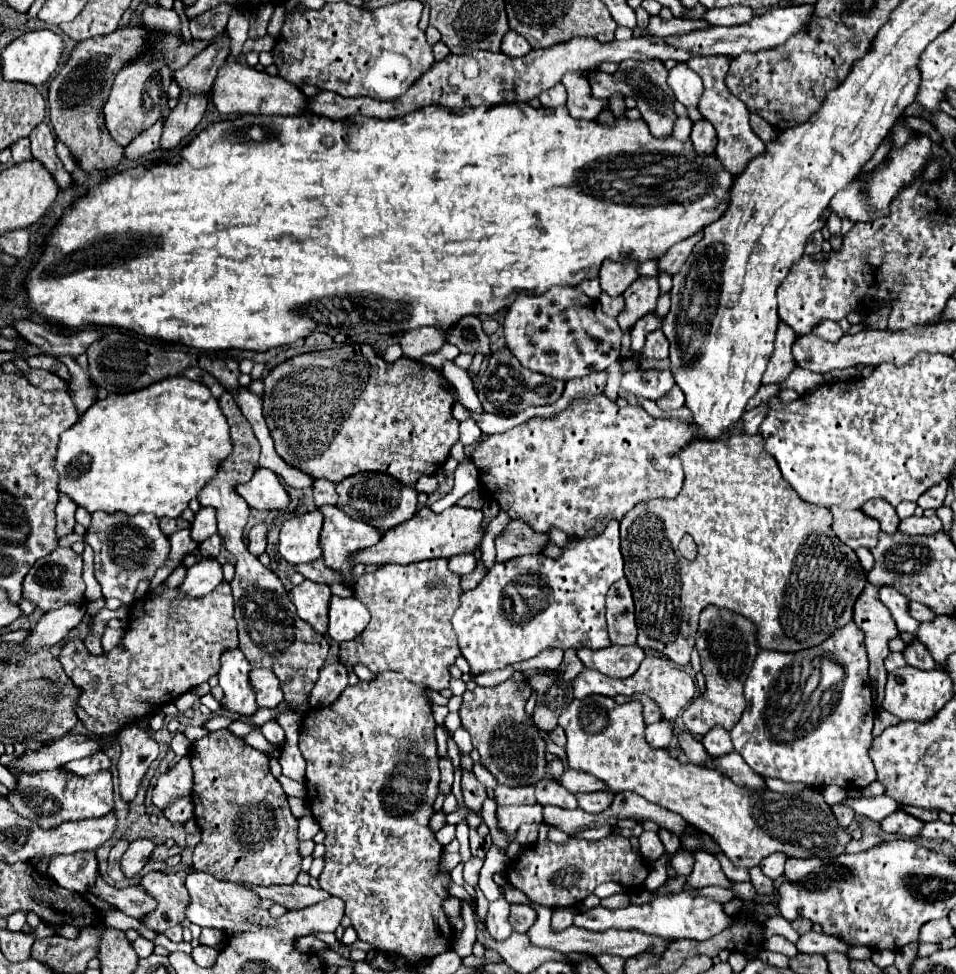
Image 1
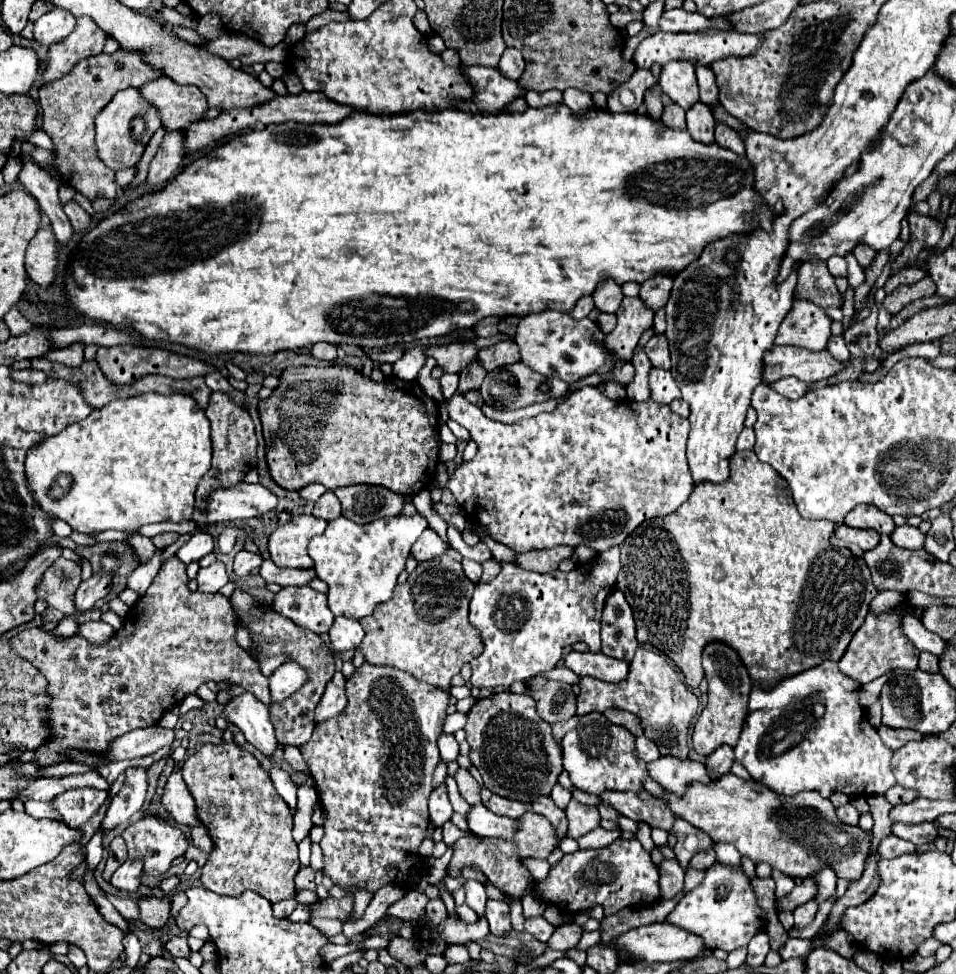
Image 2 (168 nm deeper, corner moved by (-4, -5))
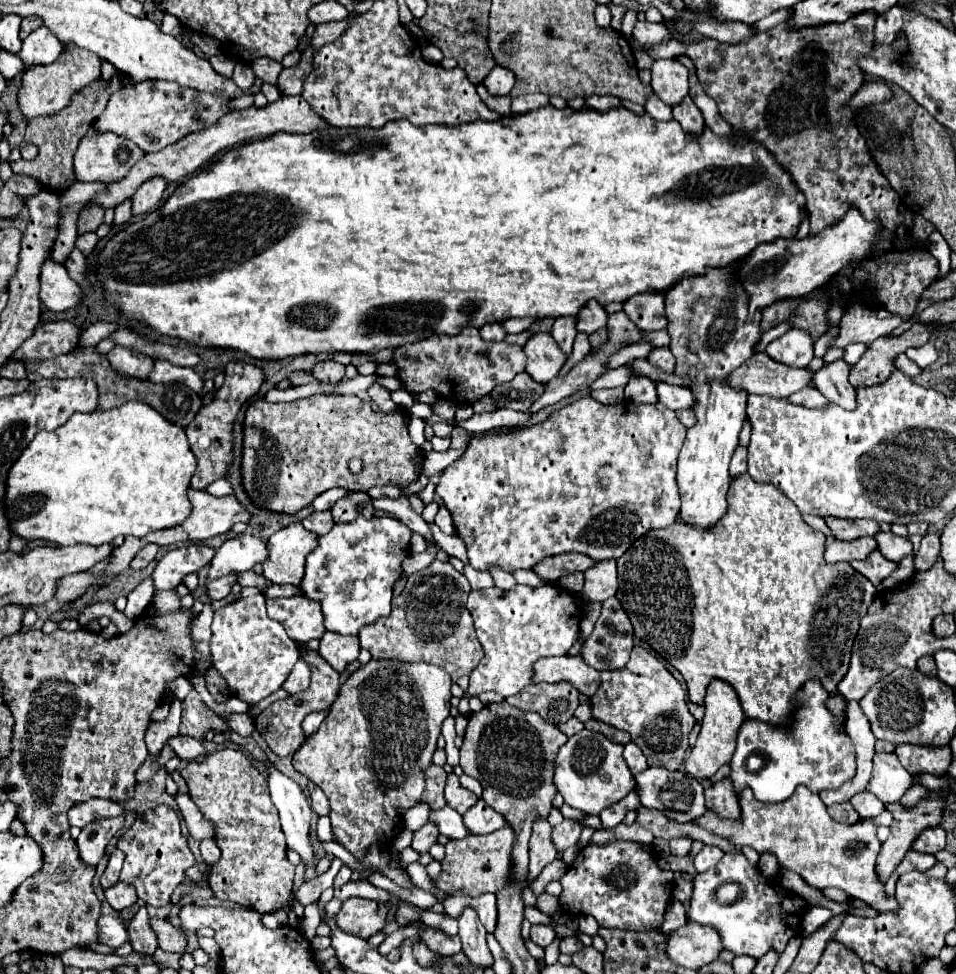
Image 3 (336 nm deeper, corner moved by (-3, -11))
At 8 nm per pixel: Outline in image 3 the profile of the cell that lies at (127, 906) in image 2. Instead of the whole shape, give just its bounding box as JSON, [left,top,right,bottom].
[128,907,158,957]

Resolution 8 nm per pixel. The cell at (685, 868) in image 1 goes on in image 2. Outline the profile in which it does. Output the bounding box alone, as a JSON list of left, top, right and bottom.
[689,849,715,869]

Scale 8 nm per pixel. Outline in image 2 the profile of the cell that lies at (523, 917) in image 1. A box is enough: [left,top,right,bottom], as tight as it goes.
[525,917,555,941]

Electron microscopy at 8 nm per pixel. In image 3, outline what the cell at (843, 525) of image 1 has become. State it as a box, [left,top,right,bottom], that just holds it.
[826,537,876,563]

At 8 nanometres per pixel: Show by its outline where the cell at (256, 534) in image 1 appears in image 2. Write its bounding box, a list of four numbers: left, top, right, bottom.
[233,551,261,577]

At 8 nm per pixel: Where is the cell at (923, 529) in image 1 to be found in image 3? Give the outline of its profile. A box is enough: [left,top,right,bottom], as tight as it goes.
[874,531,912,563]

